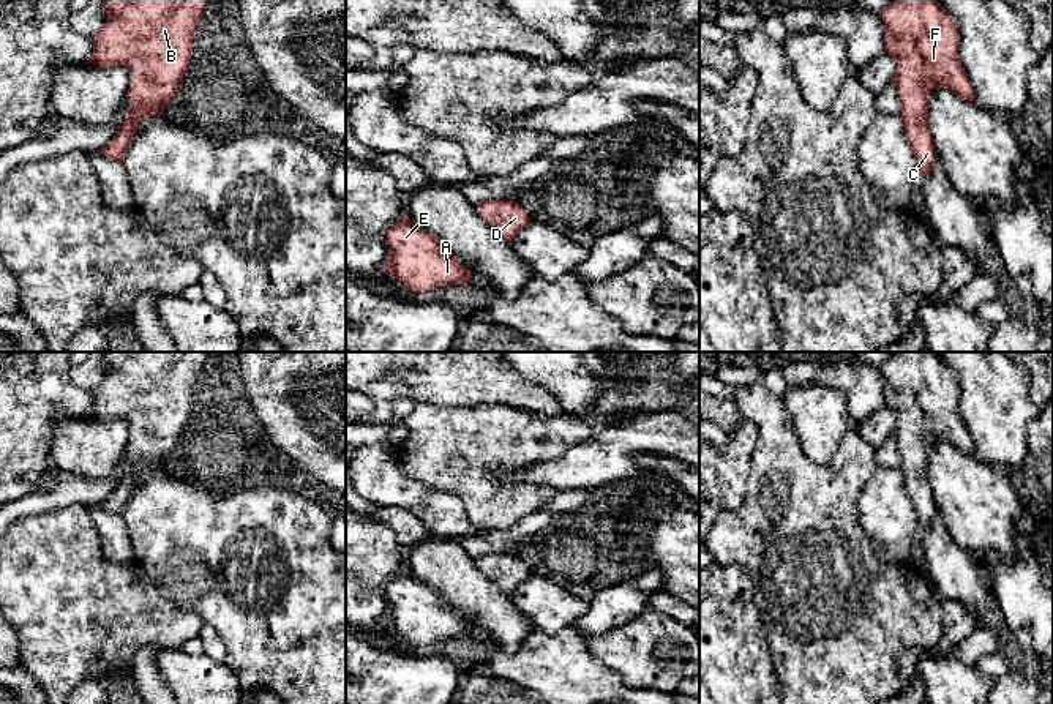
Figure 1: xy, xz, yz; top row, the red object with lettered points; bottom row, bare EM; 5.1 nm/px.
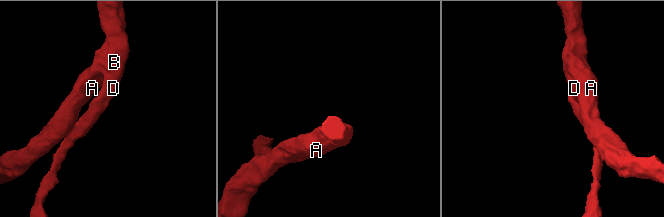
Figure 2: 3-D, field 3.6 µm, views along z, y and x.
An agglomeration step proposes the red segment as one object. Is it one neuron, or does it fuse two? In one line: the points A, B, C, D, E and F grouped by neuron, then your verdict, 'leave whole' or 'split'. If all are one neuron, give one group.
A B C D E F | leave whole

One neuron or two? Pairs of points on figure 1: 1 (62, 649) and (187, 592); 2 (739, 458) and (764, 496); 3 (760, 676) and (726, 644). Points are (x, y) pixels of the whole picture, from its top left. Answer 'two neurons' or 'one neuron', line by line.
1: two neurons
2: two neurons
3: one neuron

